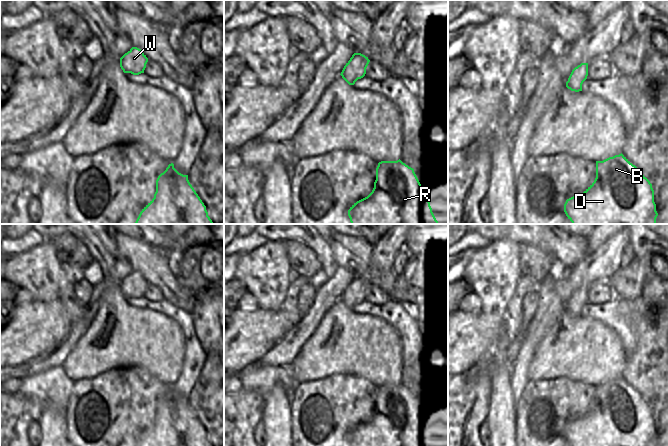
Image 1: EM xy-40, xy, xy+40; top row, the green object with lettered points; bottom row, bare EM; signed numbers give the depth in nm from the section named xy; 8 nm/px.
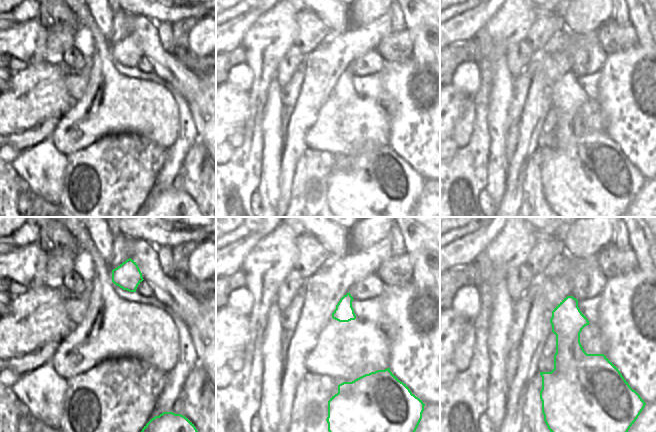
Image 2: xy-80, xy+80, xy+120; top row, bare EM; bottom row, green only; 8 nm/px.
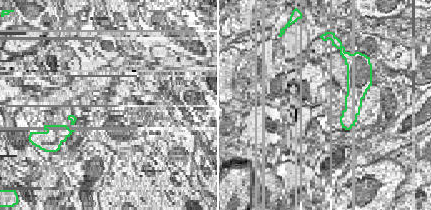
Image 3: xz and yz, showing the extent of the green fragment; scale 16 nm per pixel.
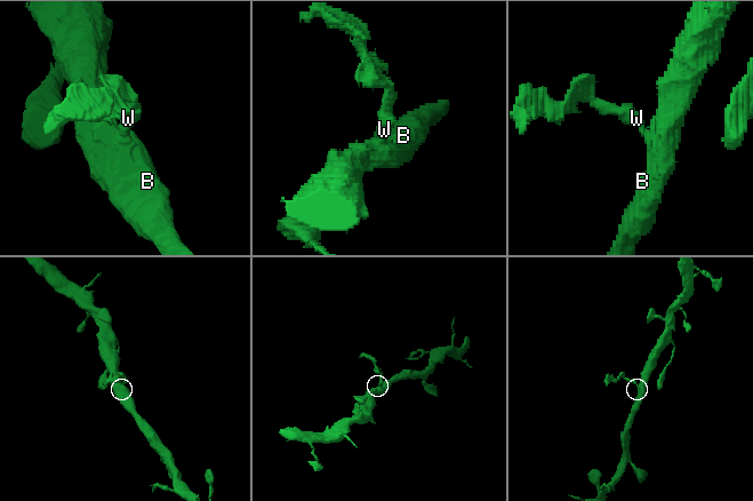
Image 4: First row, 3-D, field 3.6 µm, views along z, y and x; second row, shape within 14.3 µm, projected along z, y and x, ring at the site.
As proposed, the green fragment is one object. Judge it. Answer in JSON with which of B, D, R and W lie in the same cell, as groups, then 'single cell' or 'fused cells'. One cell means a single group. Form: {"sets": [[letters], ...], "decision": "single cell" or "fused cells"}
{"sets": [["B", "D", "R"], ["W"]], "decision": "fused cells"}

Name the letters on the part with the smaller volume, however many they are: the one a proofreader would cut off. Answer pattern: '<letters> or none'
W

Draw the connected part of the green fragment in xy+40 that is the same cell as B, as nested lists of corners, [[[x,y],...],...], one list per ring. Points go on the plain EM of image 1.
[[[622,377],[596,385],[596,402],[581,418],[566,424],[564,436],[571,446],[656,446],[658,437],[650,405]]]

